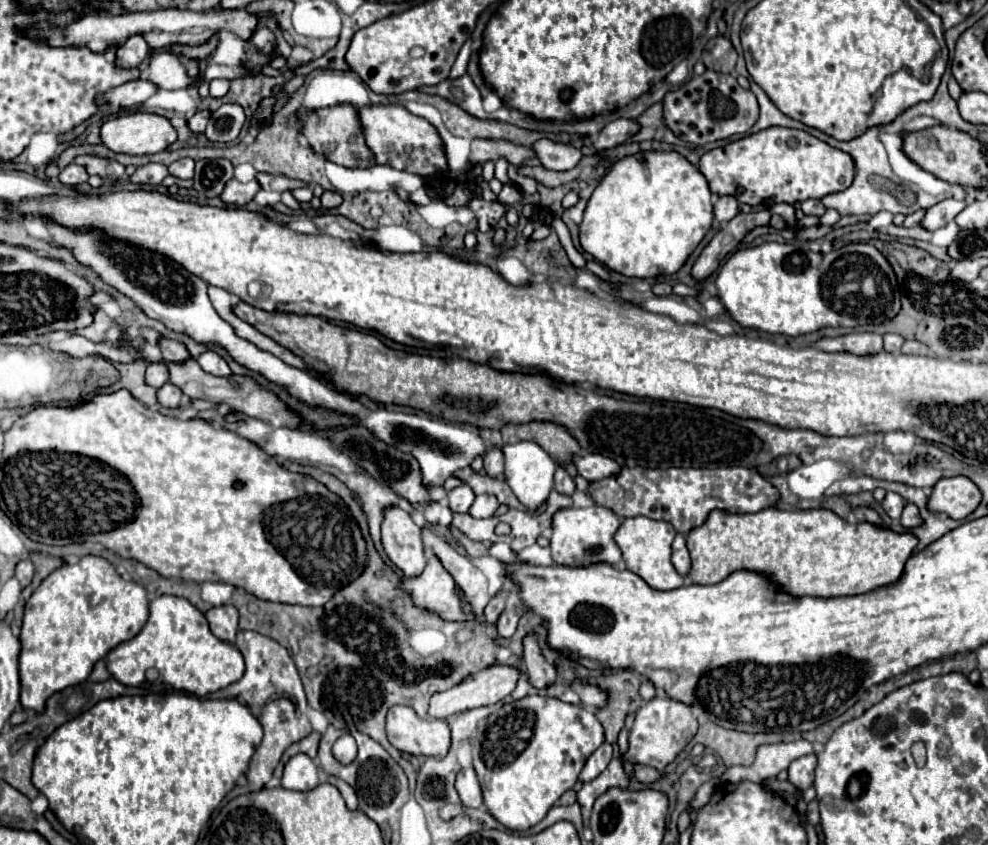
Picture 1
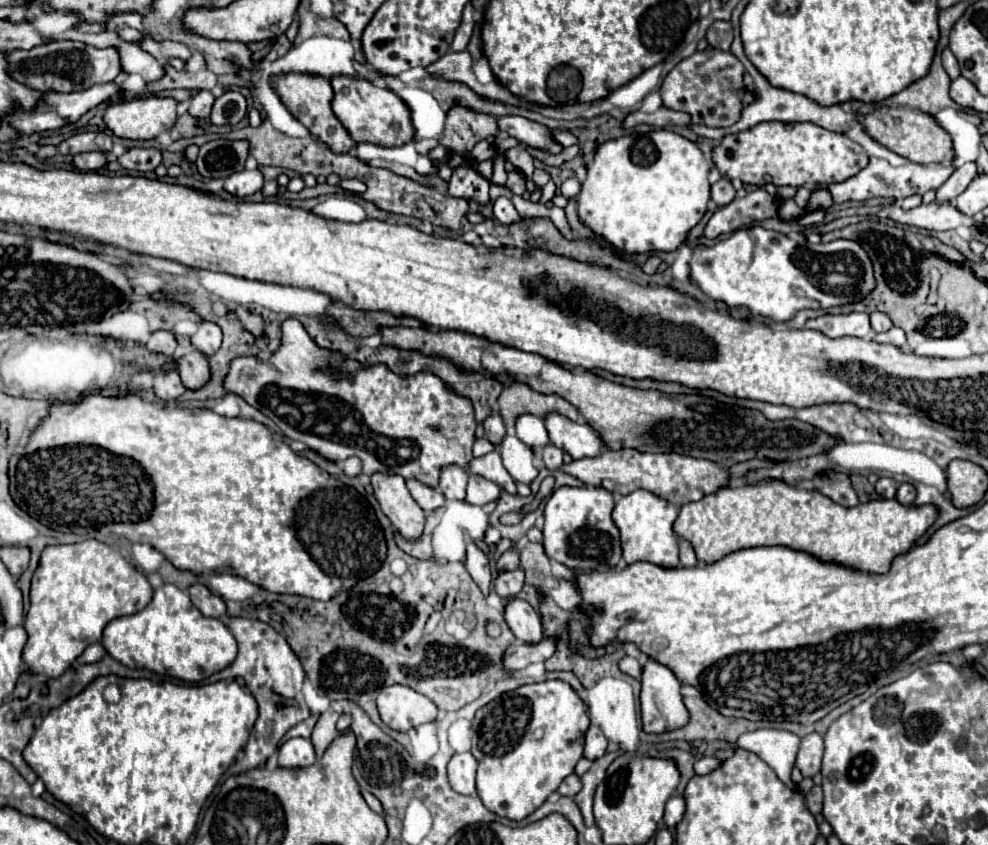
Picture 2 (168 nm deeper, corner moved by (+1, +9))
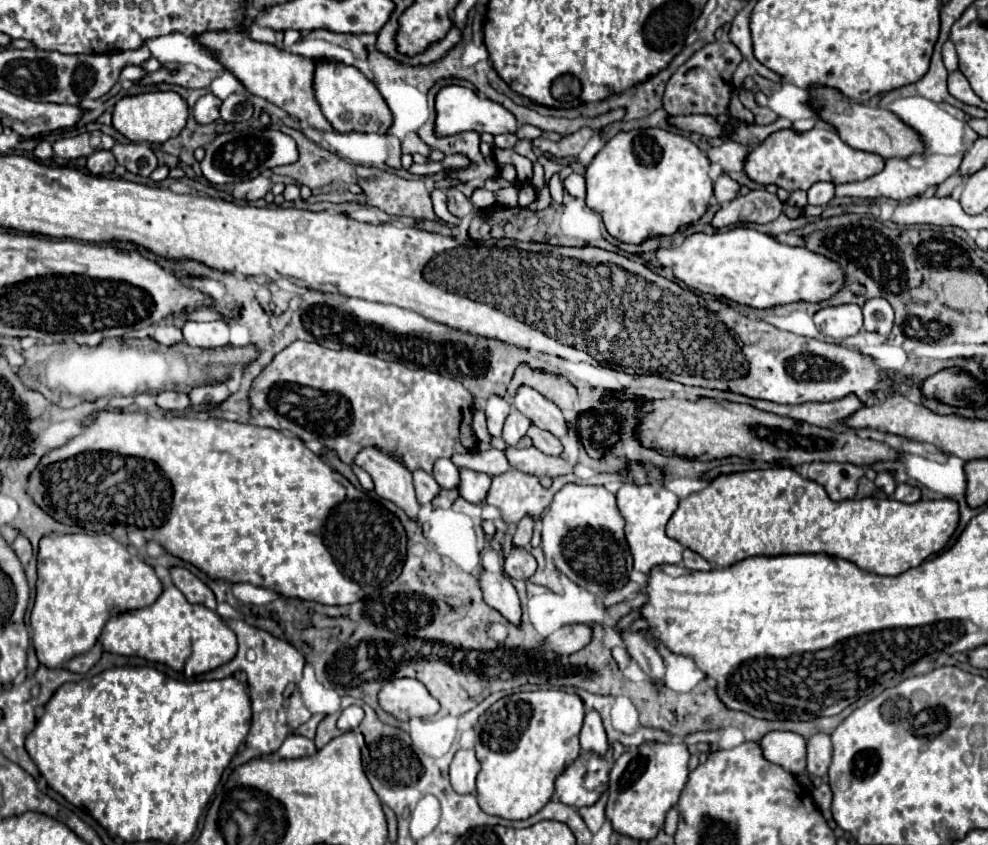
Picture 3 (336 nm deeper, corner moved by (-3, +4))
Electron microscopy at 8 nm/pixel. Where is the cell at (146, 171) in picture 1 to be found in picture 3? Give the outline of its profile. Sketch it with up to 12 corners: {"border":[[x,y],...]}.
{"border":[[116,143],[112,153],[130,173],[148,177],[158,159],[148,143]]}

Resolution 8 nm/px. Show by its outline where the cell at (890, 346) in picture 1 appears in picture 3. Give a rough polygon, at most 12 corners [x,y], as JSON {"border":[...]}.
{"border":[[882,297],[862,307],[864,327],[890,335],[894,309]]}

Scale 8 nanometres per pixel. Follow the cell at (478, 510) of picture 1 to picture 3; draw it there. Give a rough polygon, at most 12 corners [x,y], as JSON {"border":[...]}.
{"border":[[460,471],[460,497],[480,505],[486,501],[492,477]]}

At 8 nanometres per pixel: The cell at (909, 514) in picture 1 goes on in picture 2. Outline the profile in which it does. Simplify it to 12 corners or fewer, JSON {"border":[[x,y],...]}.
{"border":[[900,484],[896,500],[904,506],[914,504],[916,488]]}

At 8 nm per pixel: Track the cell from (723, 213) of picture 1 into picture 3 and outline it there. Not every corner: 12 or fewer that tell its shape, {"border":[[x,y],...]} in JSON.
{"border":[[726,173],[714,183],[714,197],[720,205],[736,199],[740,185]]}

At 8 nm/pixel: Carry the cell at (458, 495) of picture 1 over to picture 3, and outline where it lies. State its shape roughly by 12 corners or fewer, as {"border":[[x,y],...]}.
{"border":[[450,459],[434,465],[434,479],[442,489],[460,485],[460,471]]}

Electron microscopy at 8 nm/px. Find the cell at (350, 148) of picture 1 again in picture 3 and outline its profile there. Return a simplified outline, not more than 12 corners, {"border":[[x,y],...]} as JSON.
{"border":[[246,33],[200,43],[250,93],[318,131],[334,131],[314,95],[314,61]]}

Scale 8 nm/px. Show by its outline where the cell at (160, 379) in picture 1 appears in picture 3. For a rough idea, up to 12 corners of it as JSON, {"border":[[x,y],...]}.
{"border":[[178,325],[158,327],[154,339],[160,345],[182,343]]}

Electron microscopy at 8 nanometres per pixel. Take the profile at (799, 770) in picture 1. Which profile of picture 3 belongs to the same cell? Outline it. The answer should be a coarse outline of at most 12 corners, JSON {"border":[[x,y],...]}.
{"border":[[830,735],[808,739],[806,771],[824,777],[832,759]]}

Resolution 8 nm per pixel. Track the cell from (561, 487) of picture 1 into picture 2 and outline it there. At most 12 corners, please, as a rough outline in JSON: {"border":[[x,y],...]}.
{"border":[[554,444],[542,450],[548,470],[560,470],[562,450]]}

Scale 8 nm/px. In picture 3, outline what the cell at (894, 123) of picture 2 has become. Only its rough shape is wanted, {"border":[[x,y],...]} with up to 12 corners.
{"border":[[810,93],[850,147],[882,159],[924,155],[920,133],[892,111]]}

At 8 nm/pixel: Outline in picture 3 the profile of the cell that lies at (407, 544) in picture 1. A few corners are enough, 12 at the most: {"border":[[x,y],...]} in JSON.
{"border":[[362,449],[354,463],[374,481],[378,497],[412,521],[420,505],[412,473],[380,449]]}

